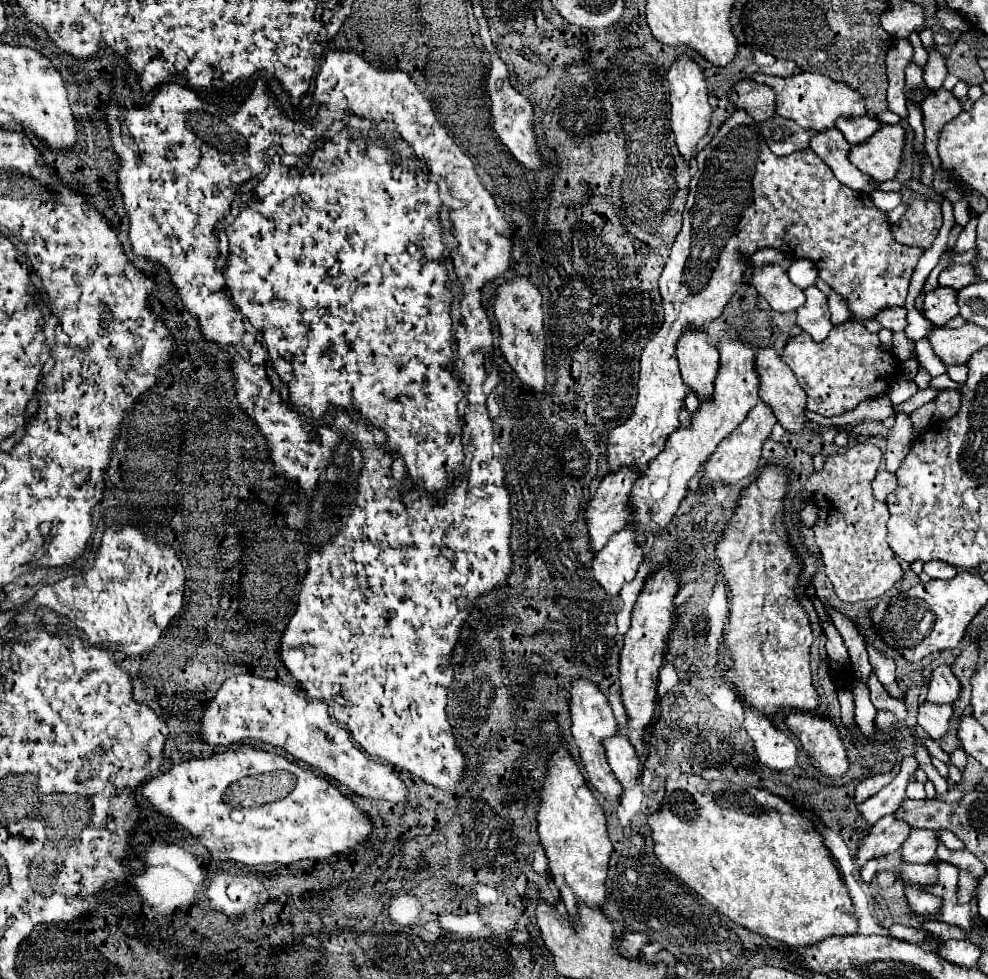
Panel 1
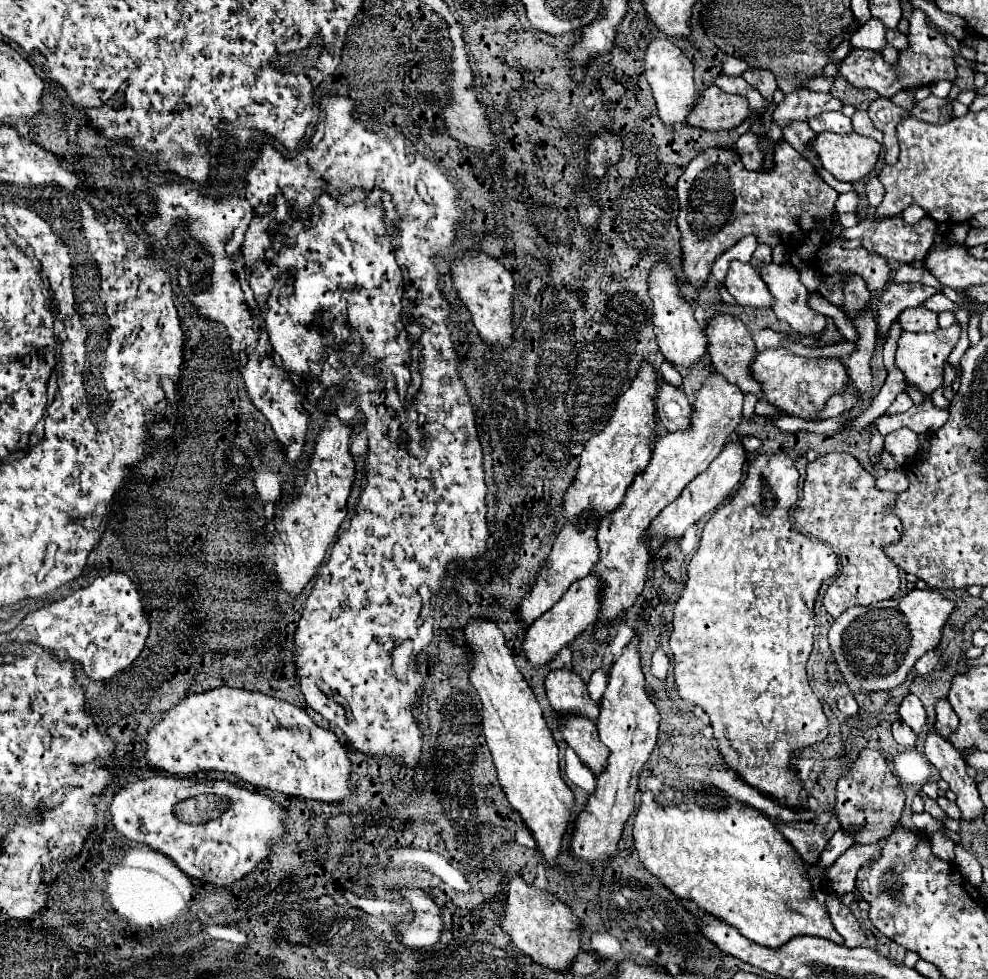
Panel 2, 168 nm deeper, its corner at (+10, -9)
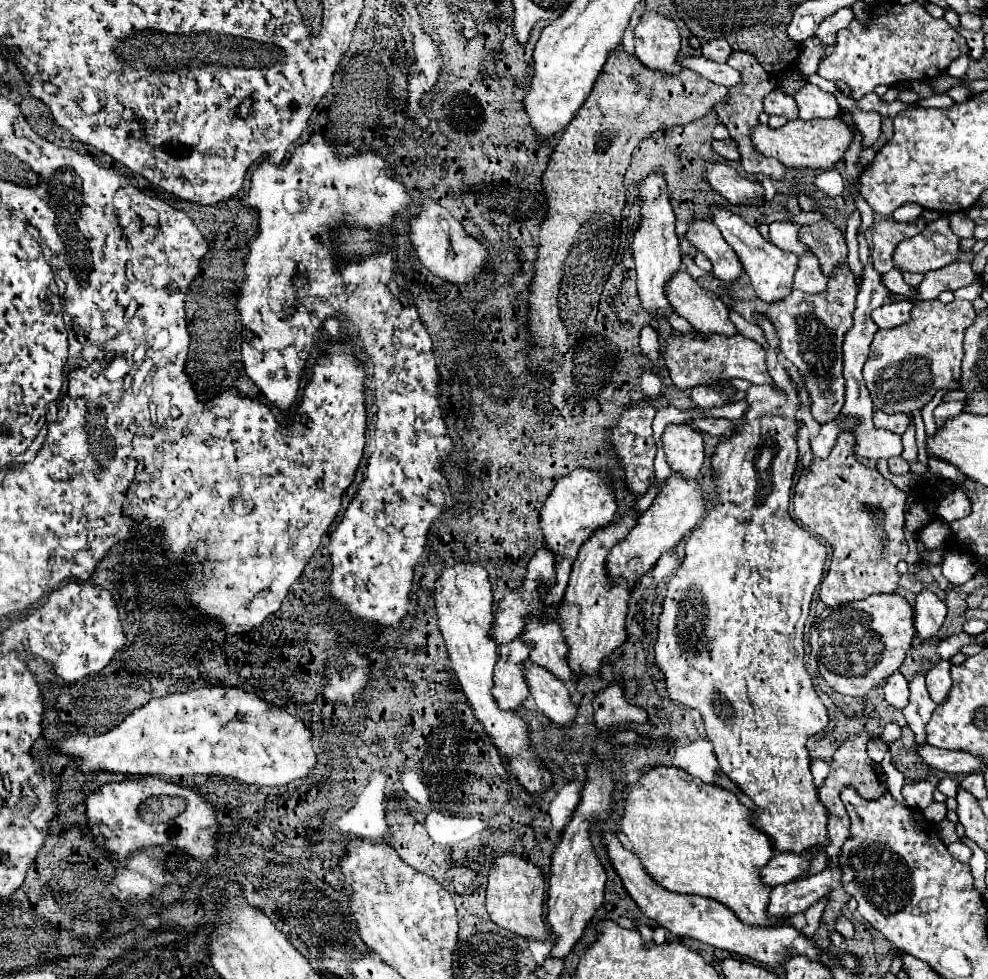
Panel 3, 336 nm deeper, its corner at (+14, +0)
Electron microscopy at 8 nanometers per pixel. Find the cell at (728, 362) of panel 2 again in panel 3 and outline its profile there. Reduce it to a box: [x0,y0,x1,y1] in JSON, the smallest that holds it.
[666,270,736,336]

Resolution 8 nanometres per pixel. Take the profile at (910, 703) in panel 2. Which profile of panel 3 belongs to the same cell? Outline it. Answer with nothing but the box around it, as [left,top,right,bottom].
[884,672,908,708]

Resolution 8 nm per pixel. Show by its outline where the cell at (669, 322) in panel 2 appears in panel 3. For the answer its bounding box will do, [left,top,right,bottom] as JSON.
[632,168,682,316]

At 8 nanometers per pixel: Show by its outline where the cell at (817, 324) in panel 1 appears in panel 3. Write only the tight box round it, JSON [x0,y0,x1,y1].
[710,206,798,302]

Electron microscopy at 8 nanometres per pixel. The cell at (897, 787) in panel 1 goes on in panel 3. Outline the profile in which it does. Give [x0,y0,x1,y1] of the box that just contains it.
[760,852,812,886]

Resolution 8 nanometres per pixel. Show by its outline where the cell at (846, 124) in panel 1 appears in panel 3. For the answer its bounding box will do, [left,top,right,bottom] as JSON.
[794,82,840,120]

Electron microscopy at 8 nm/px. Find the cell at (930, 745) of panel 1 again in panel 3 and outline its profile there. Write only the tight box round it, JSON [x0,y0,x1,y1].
[937,777,959,797]

